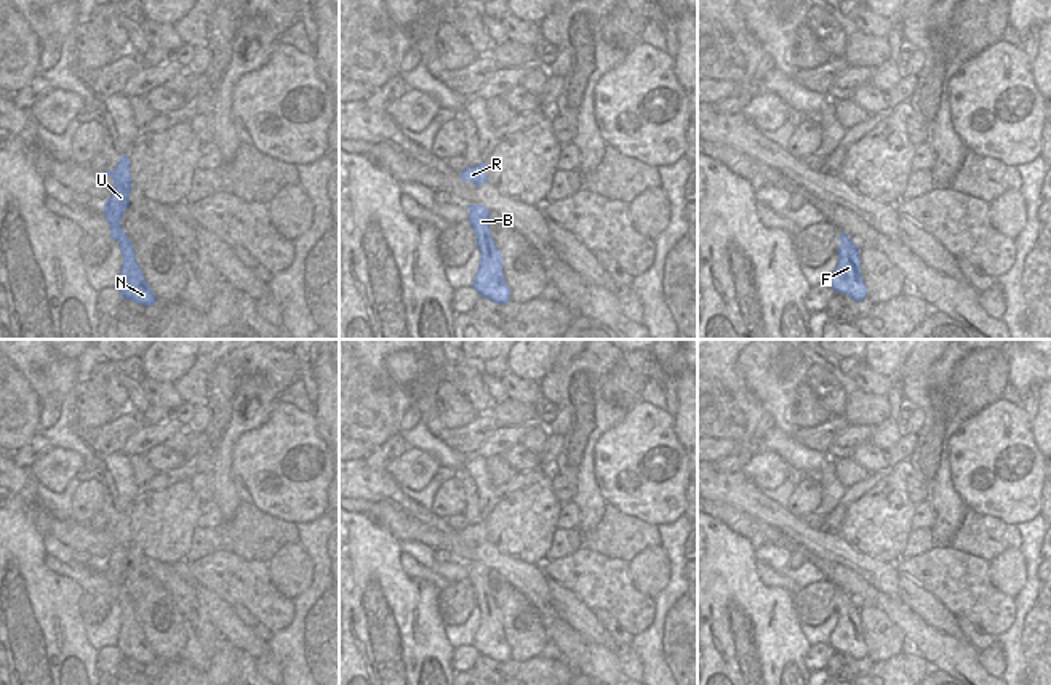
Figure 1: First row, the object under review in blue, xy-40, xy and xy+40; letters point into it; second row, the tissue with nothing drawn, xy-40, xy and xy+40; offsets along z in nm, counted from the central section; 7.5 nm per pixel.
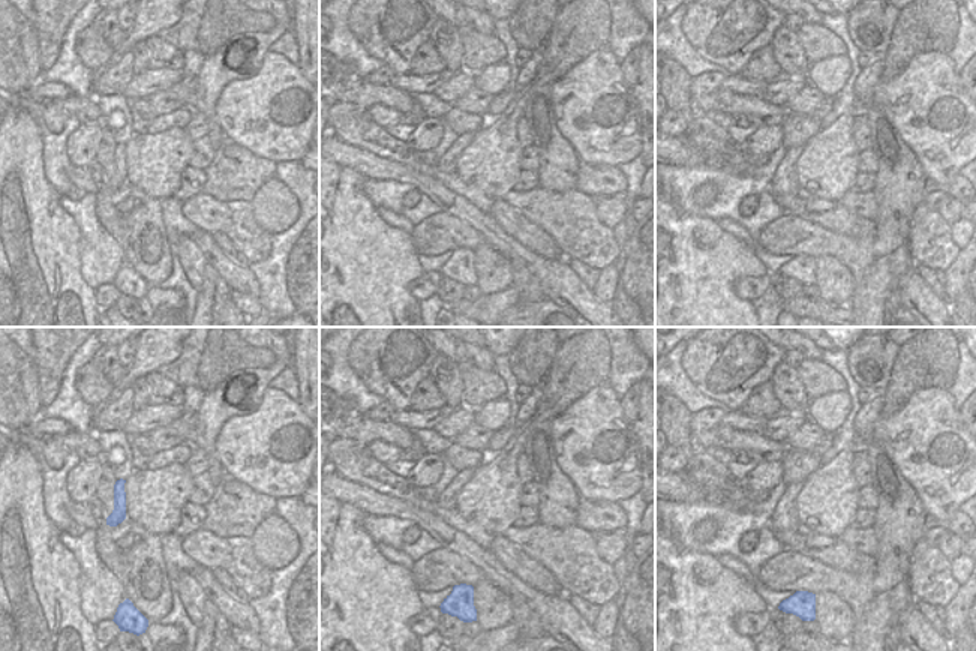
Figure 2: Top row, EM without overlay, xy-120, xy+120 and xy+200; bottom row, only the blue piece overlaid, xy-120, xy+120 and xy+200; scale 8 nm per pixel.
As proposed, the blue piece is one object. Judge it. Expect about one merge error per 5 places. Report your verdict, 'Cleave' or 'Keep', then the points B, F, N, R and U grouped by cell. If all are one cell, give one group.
Keep. Groups: B F N R U

